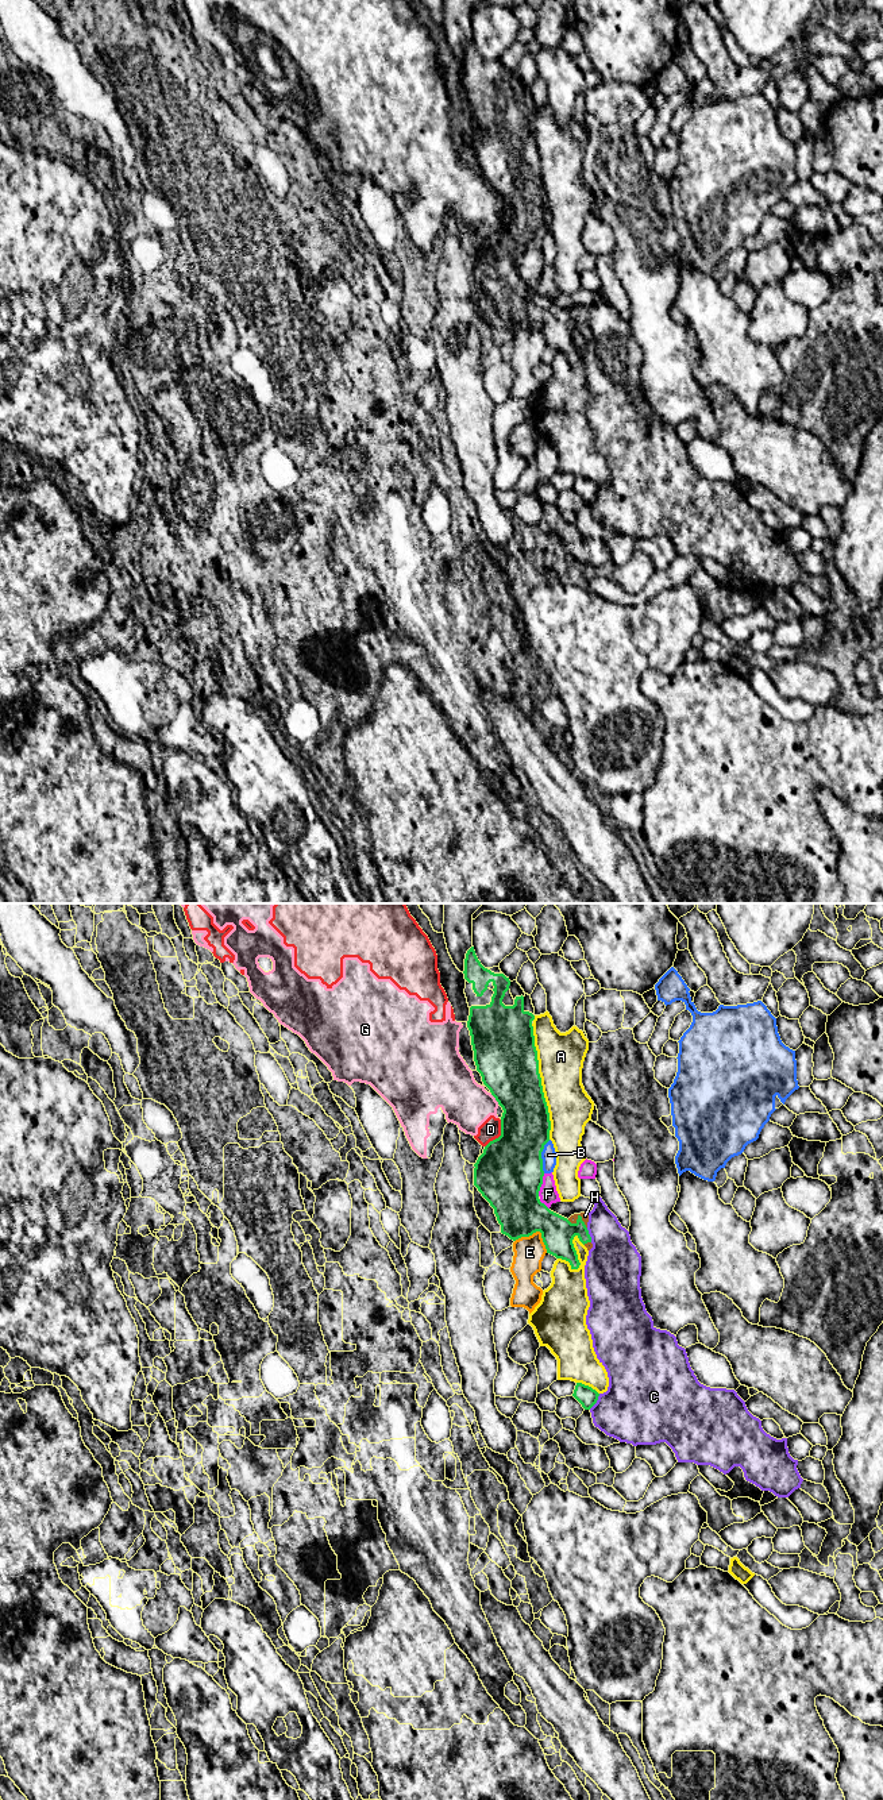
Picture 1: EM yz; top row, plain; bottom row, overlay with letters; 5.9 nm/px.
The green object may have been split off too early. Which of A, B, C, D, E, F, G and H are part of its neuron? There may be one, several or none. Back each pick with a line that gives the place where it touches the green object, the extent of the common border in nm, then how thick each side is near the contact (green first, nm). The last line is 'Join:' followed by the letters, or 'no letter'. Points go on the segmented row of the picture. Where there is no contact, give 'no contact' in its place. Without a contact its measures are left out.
H: yz (579, 1215) | 130 nm | 190/50 nm
Join: H

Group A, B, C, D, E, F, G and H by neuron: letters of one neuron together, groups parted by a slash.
A / B / C / D G / E F / H

